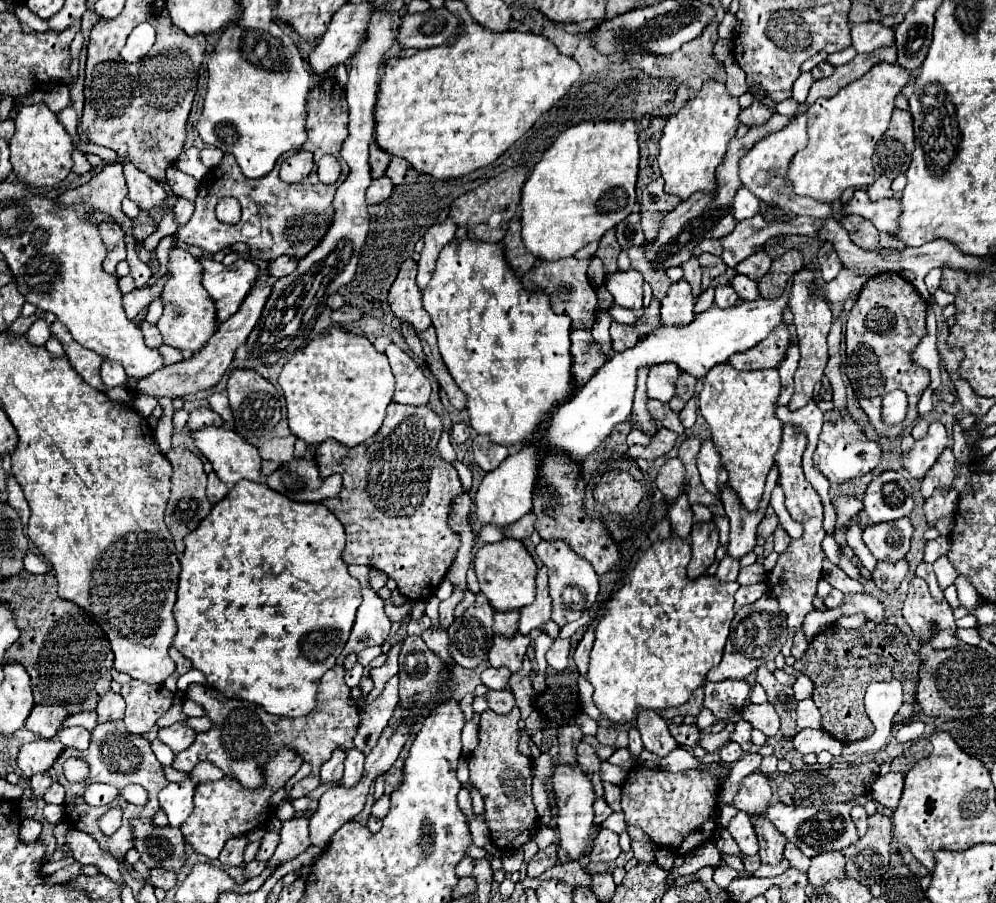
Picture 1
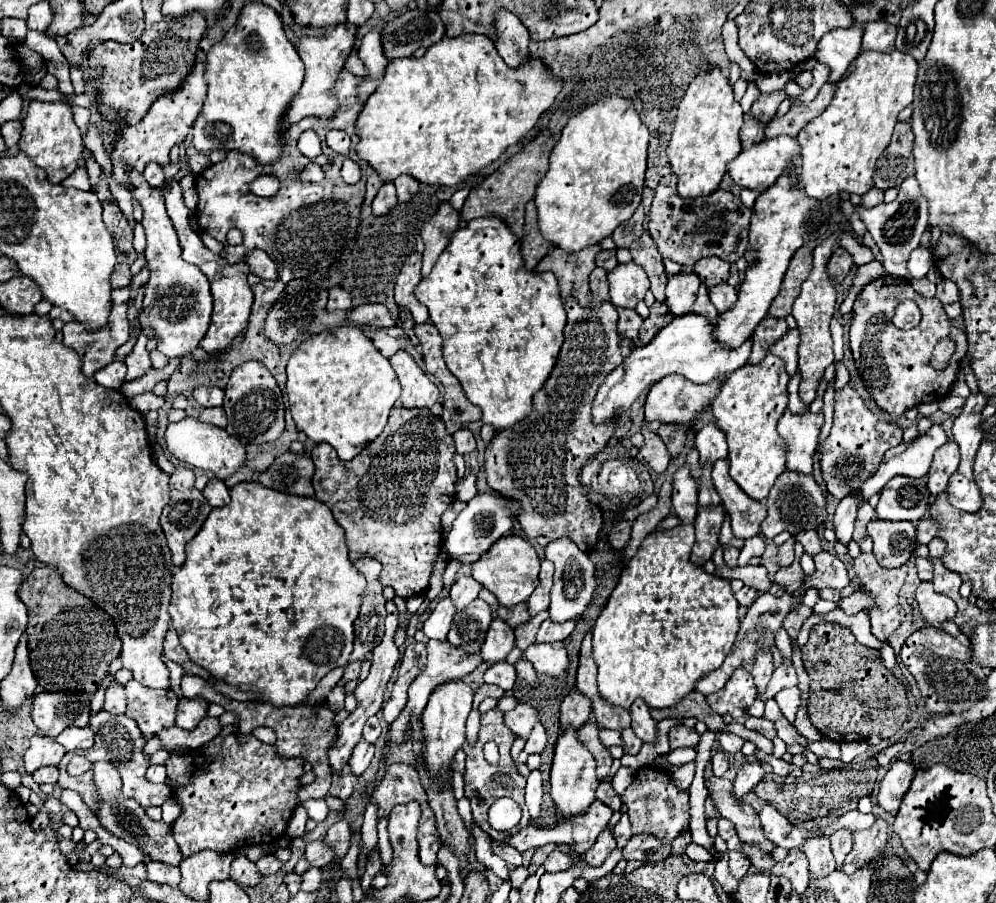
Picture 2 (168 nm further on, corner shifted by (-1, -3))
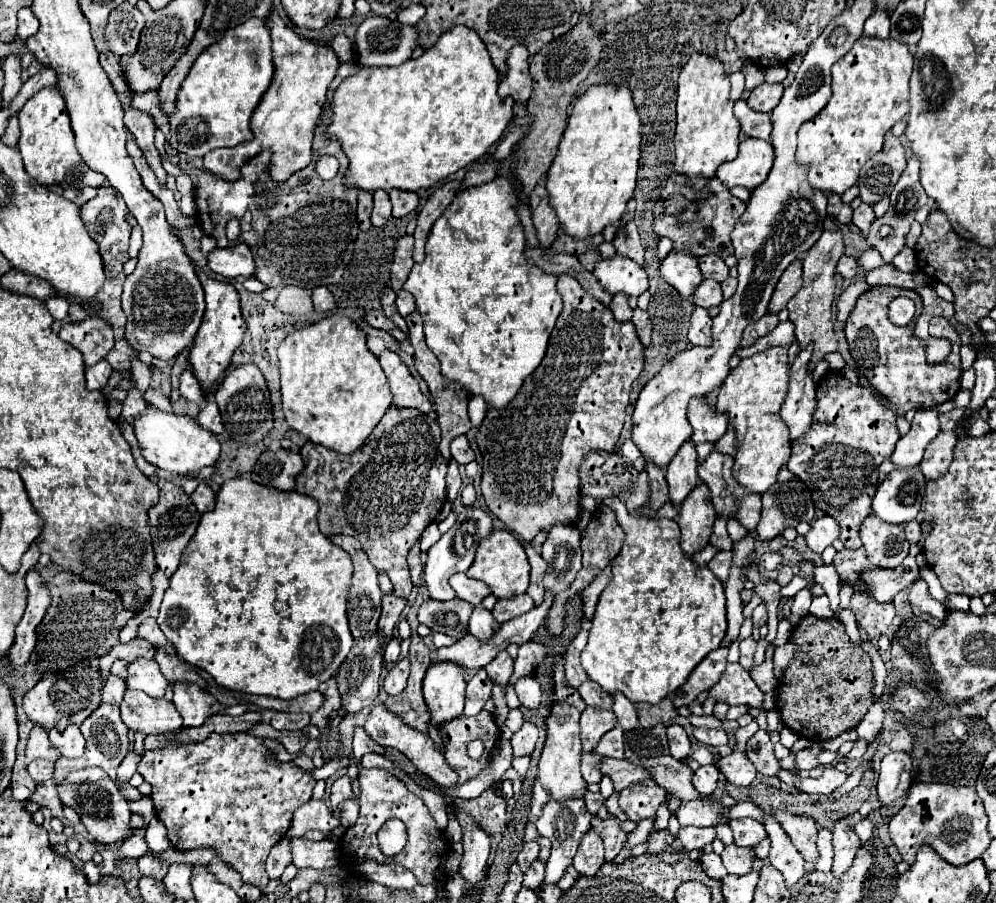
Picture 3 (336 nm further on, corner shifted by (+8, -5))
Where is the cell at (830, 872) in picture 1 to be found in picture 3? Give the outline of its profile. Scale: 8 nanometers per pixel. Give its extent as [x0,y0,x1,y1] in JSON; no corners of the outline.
[775,813,819,865]

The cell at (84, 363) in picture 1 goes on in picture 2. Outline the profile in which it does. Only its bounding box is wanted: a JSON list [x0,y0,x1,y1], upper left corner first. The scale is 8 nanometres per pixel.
[64,303,130,377]

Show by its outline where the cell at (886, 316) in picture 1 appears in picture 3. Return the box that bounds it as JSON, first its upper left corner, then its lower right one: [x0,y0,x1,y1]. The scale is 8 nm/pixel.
[845,287,961,413]

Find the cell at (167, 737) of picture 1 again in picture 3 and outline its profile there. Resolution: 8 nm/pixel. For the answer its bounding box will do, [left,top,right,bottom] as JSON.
[173,683,219,727]

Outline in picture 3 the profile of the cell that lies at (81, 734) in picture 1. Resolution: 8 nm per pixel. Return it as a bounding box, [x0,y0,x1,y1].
[49,725,85,757]

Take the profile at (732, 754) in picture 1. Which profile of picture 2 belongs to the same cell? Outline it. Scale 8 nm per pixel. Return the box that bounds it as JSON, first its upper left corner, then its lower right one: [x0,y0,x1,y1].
[712,751,730,777]

